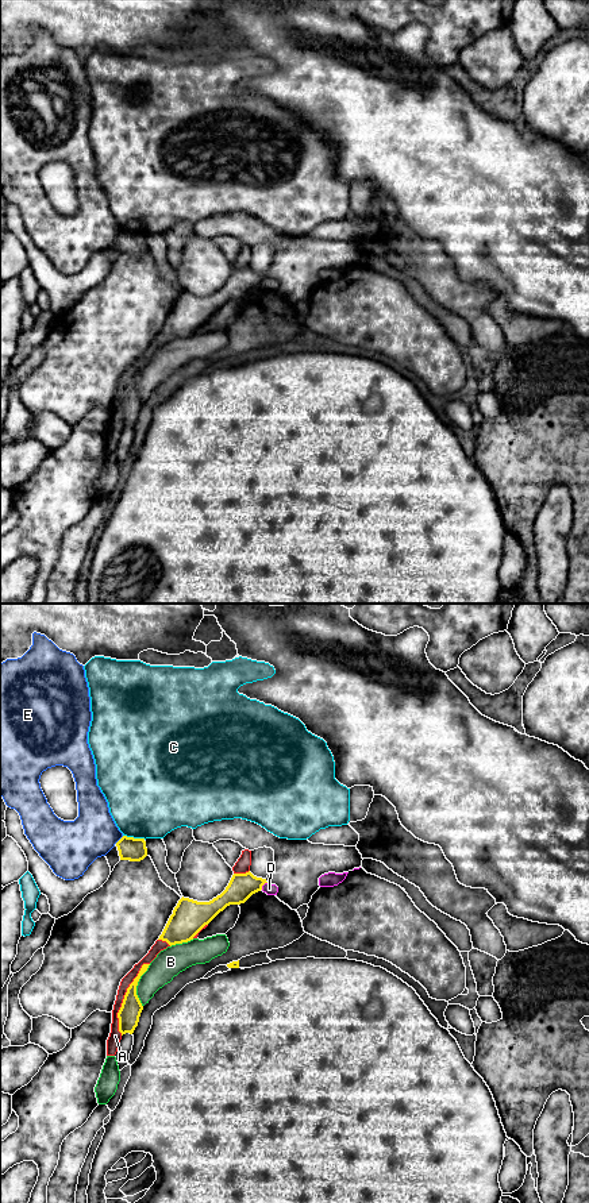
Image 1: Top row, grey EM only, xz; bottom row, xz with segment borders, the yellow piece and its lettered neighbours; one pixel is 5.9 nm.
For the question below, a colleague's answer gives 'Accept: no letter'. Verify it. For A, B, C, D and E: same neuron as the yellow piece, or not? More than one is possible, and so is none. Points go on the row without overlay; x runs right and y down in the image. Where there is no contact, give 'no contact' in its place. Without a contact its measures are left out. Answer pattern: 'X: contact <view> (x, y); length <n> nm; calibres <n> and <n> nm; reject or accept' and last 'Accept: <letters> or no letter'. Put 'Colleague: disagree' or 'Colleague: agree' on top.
Colleague: agree
A: contact xz (124, 392); length 460 nm; calibres 130 and 80 nm; reject
B: contact xz (137, 380); length 260 nm; calibres 130 and 170 nm; reject
C: contact xz (133, 232); length 140 nm; calibres 140 and 480 nm; reject
D: contact xz (262, 280); length 60 nm; calibres 160 and 70 nm; reject
E: contact xz (120, 234); length 70 nm; calibres 140 and 280 nm; reject
Accept: no letter

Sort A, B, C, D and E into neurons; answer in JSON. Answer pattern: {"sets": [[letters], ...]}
{"sets": [["A"], ["B"], ["C"], ["D"], ["E"]]}

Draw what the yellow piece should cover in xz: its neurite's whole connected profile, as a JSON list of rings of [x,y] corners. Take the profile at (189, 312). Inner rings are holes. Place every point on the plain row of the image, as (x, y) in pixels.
[[[234,269],[226,285],[209,297],[181,293],[173,305],[158,335],[170,342],[193,335],[220,306],[230,300],[245,298],[253,289],[262,285],[266,274],[246,269]]]

